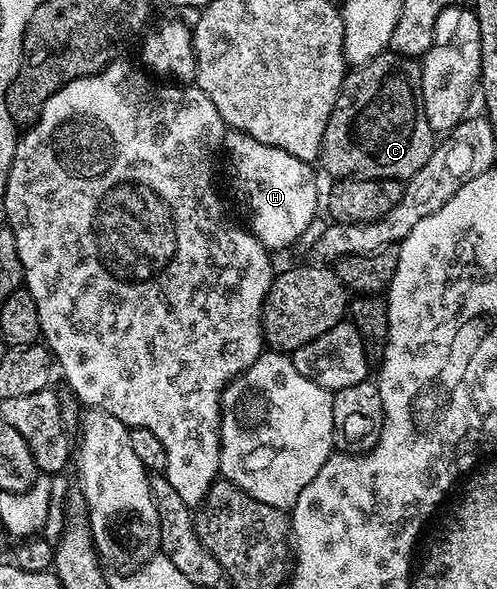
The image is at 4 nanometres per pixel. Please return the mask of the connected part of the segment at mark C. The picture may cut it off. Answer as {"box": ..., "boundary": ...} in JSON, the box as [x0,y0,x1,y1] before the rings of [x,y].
{"box":[320,50,436,182],"boundary":[[[387,50],[367,64],[347,71],[322,139],[320,164],[326,167],[328,175],[333,178],[405,182],[418,173],[424,162],[428,162],[435,147],[436,134],[430,129],[422,105],[422,65],[417,59],[399,56],[397,52]]]}

